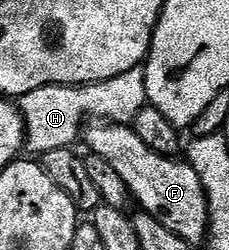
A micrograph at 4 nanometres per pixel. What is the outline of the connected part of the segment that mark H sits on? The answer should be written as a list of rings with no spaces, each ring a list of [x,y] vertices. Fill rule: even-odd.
[[[144,67],[132,68],[127,70],[127,74],[119,74],[115,78],[94,84],[48,84],[19,97],[21,120],[25,123],[25,148],[33,151],[33,154],[73,148],[88,120],[129,126],[132,125],[135,114],[139,114],[139,110],[145,107],[147,82]]]

